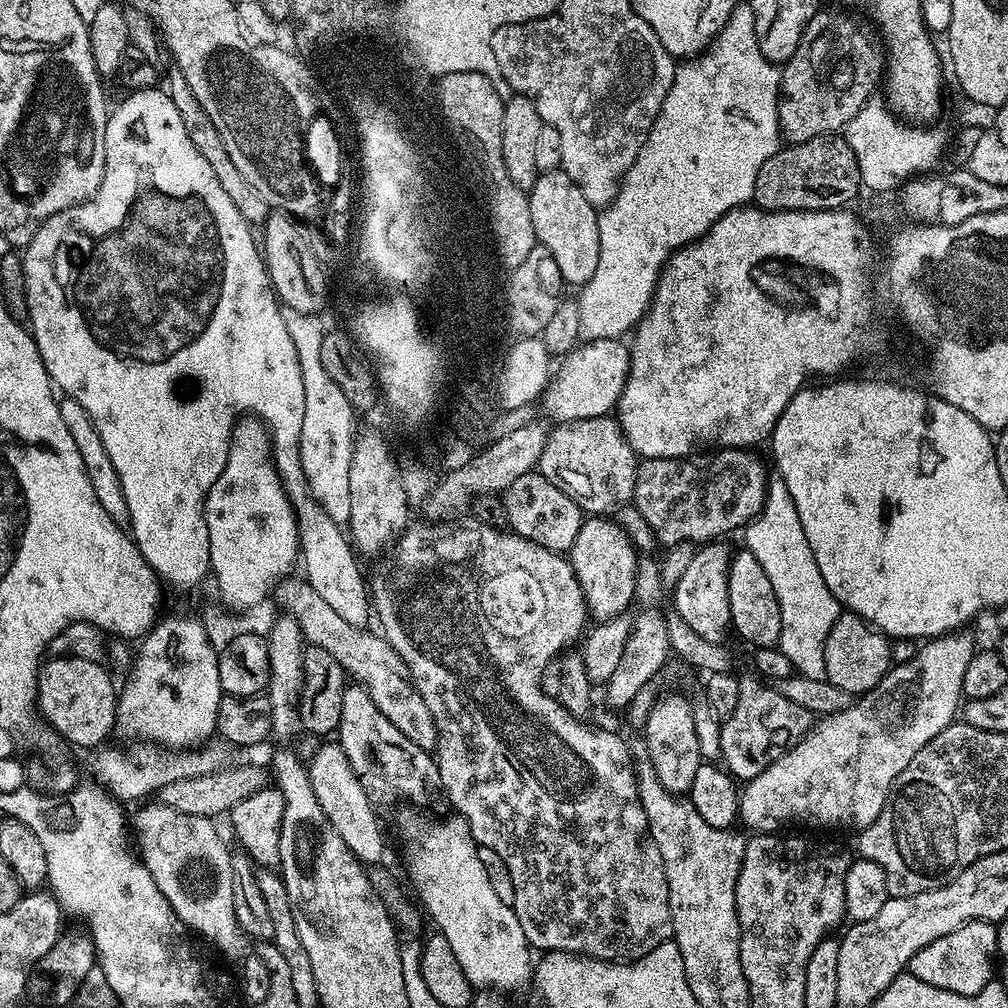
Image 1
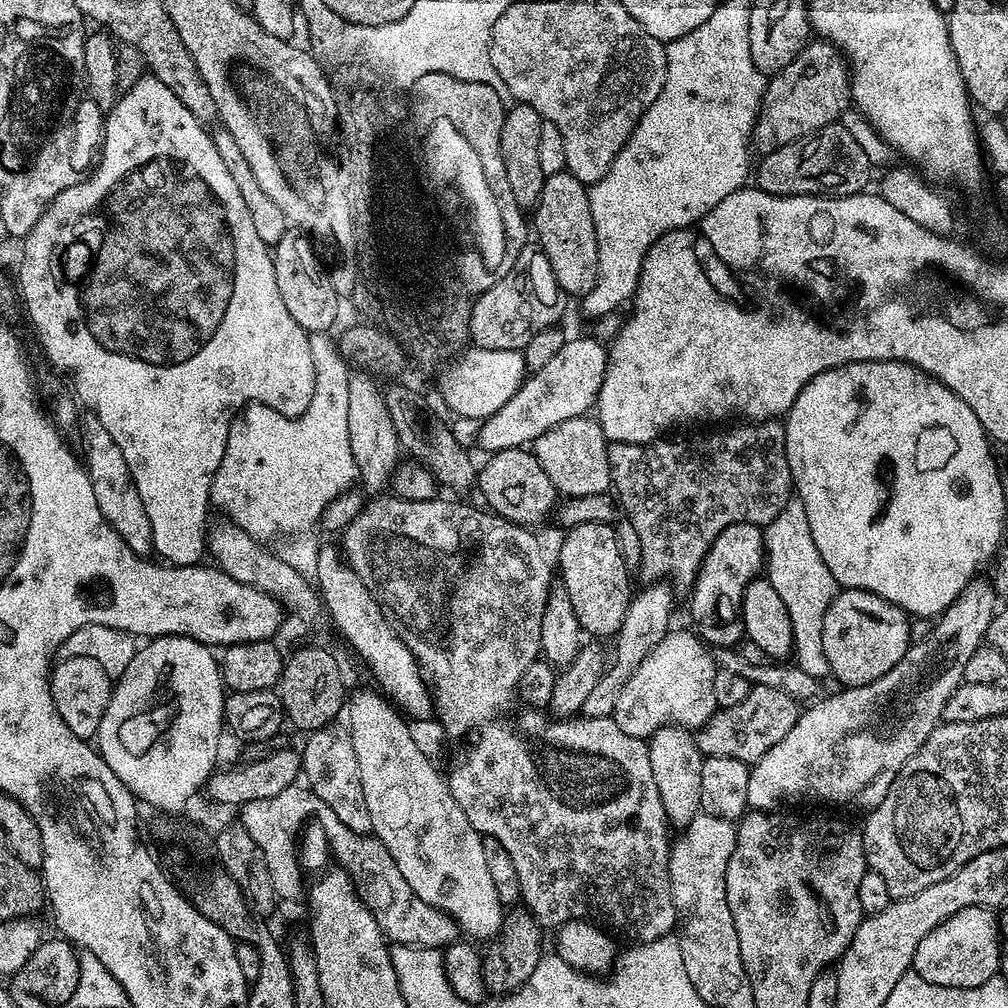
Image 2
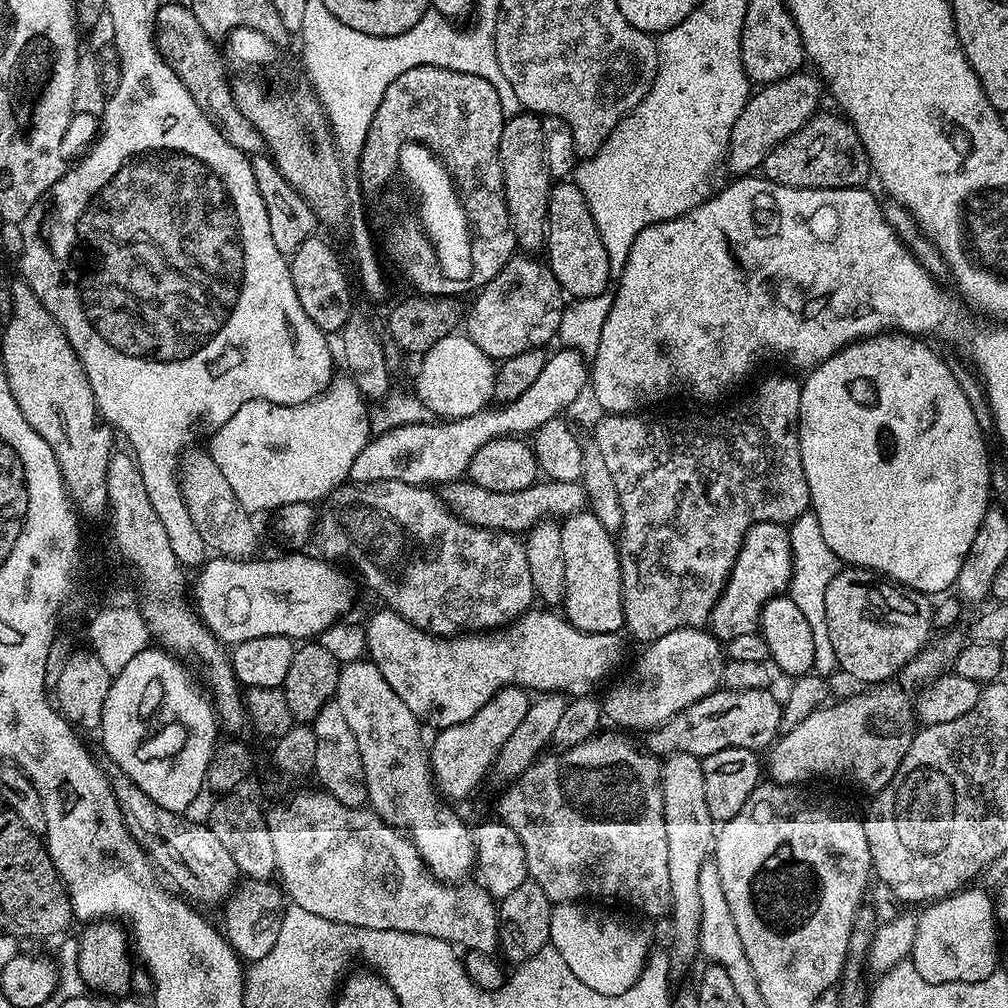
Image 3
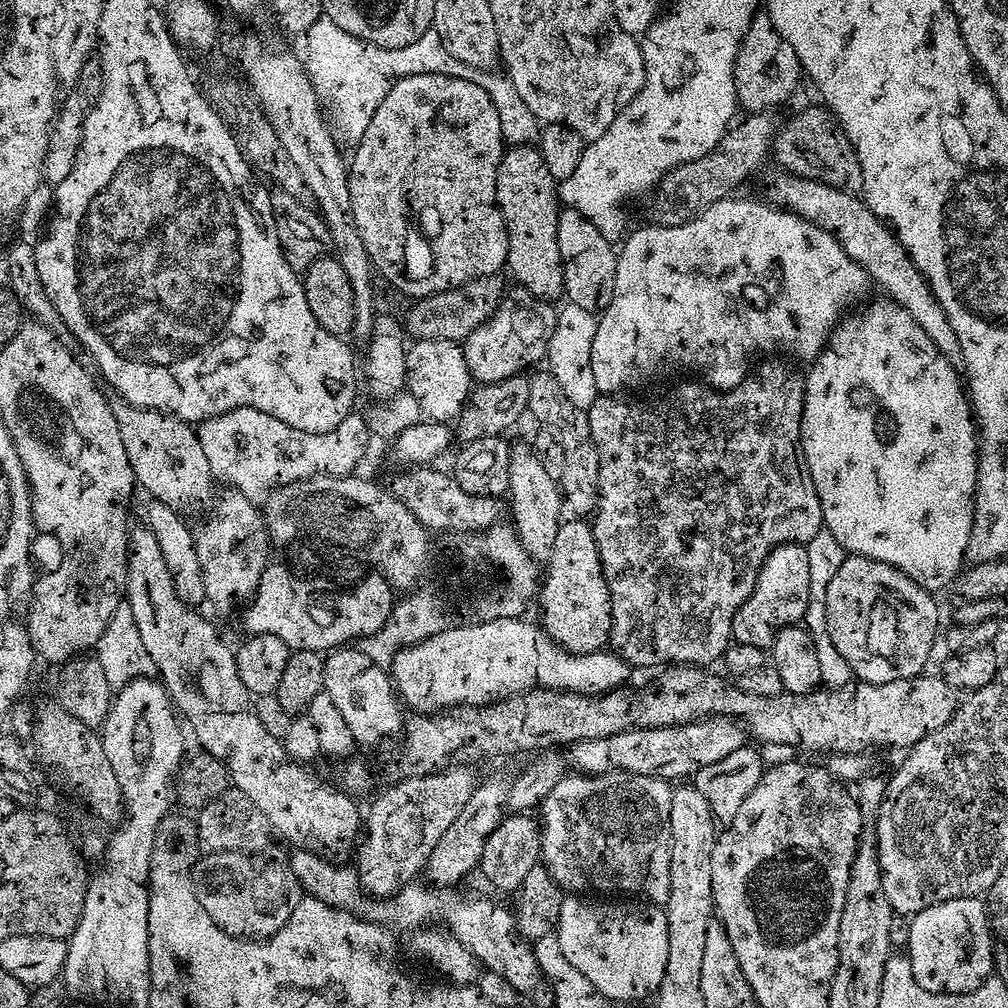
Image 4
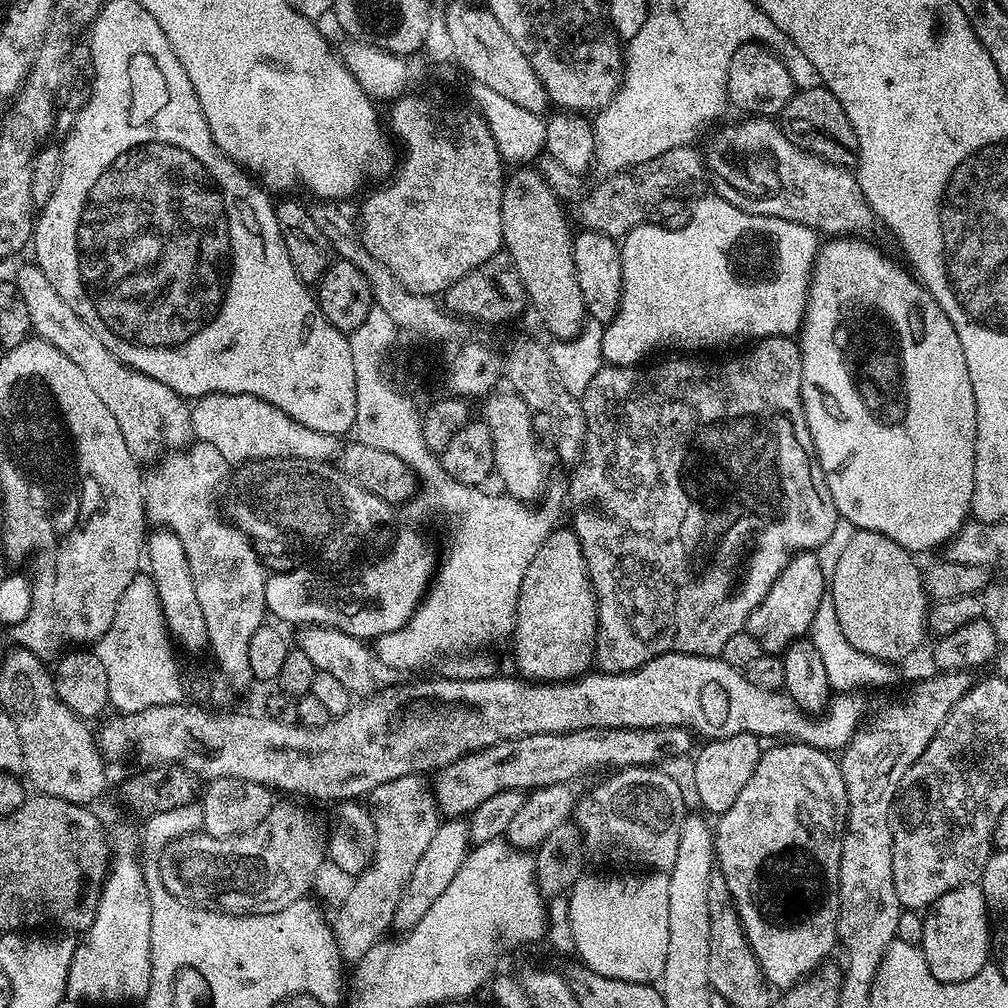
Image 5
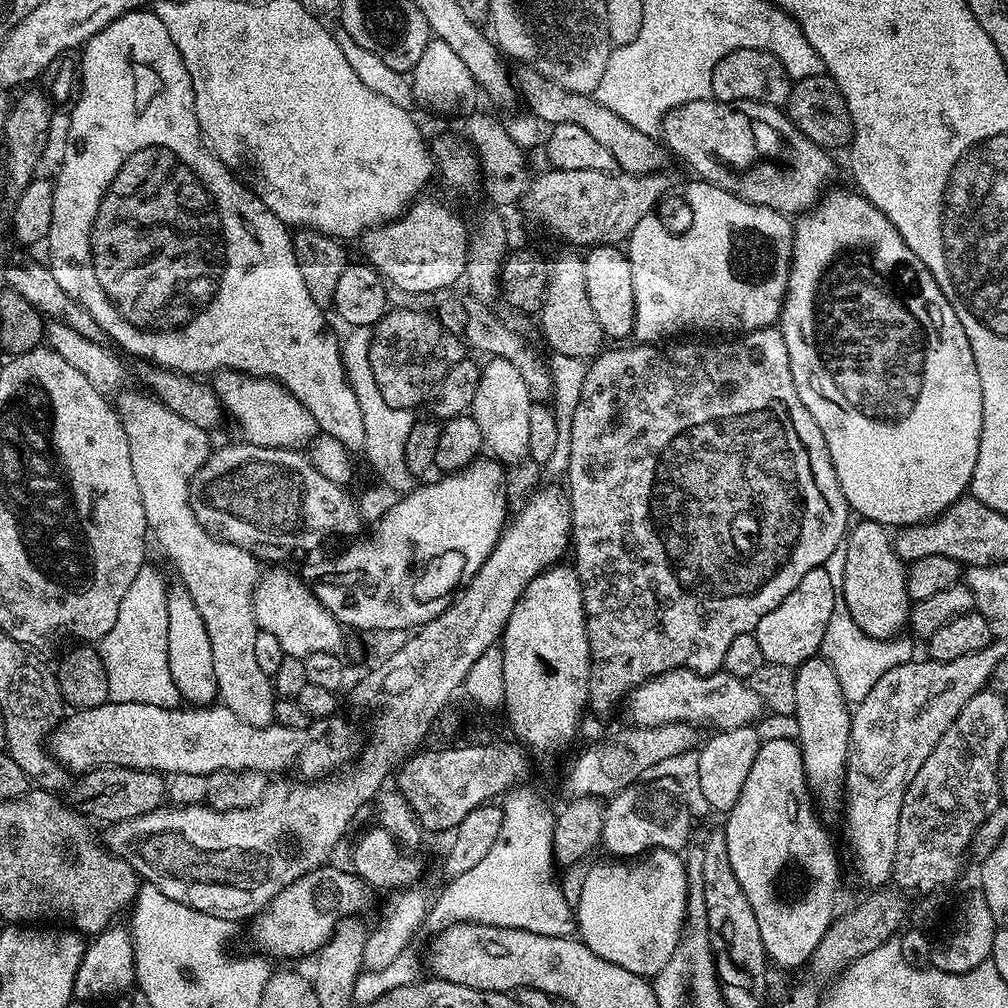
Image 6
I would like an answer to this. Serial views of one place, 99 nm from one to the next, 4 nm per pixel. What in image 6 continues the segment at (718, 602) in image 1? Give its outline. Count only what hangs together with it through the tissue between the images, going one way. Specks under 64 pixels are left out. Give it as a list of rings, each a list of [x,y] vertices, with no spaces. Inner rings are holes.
[[[827,567],[815,568],[758,622],[754,630],[765,661],[797,669],[823,649],[828,623],[838,611],[838,584]]]

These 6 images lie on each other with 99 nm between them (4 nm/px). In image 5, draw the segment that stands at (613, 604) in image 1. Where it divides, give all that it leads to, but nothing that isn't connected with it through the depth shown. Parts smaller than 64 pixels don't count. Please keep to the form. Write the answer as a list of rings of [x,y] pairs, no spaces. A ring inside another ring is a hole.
[[[557,527],[546,538],[546,542],[542,542],[542,546],[538,546],[538,554],[534,554],[534,558],[530,561],[530,566],[526,566],[526,578],[522,578],[522,590],[518,594],[518,610],[516,611],[516,625],[512,627],[510,633],[510,641],[512,640],[512,660],[516,663],[516,668],[521,677],[525,681],[535,682],[537,684],[559,684],[569,680],[577,679],[589,671],[593,667],[594,657],[596,655],[596,595],[592,592],[592,583],[588,577],[586,570],[586,562],[582,554],[582,546],[578,542],[576,533],[571,527]]]

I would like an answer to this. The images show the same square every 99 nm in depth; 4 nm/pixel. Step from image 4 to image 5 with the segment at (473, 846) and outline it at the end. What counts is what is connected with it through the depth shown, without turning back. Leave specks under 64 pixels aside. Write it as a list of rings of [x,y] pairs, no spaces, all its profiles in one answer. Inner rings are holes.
[[[448,818],[441,822],[438,830],[434,830],[434,838],[430,838],[422,858],[418,858],[418,866],[414,866],[414,874],[410,874],[402,902],[398,902],[398,910],[392,919],[392,928],[398,930],[397,933],[407,934],[411,928],[418,926],[418,922],[422,922],[426,915],[426,910],[434,906],[436,899],[445,892],[446,886],[450,886],[454,874],[458,874],[458,866],[462,866],[470,851],[468,823],[464,818]]]

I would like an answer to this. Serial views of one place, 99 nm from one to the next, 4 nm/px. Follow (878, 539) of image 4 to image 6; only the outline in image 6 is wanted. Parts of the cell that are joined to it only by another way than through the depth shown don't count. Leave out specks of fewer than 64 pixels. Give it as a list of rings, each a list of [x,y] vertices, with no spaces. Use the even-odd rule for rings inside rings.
[[[835,188],[825,191],[815,207],[803,213],[797,219],[800,221],[795,221],[790,237],[792,258],[788,270],[788,288],[784,292],[784,307],[780,310],[778,327],[782,338],[786,340],[790,374],[794,376],[800,404],[810,410],[810,418],[818,422],[818,430],[822,430],[822,438],[826,438],[830,462],[849,509],[857,517],[899,530],[909,524],[922,524],[926,520],[936,519],[969,491],[974,462],[978,462],[978,442],[982,434],[982,386],[978,382],[970,338],[966,338],[966,330],[962,330],[962,322],[958,322],[954,306],[946,302],[946,294],[942,294],[930,270],[926,270],[914,250],[902,242],[902,234],[894,230],[890,218],[886,218],[882,210],[875,208],[859,191],[847,192],[844,188]]]

